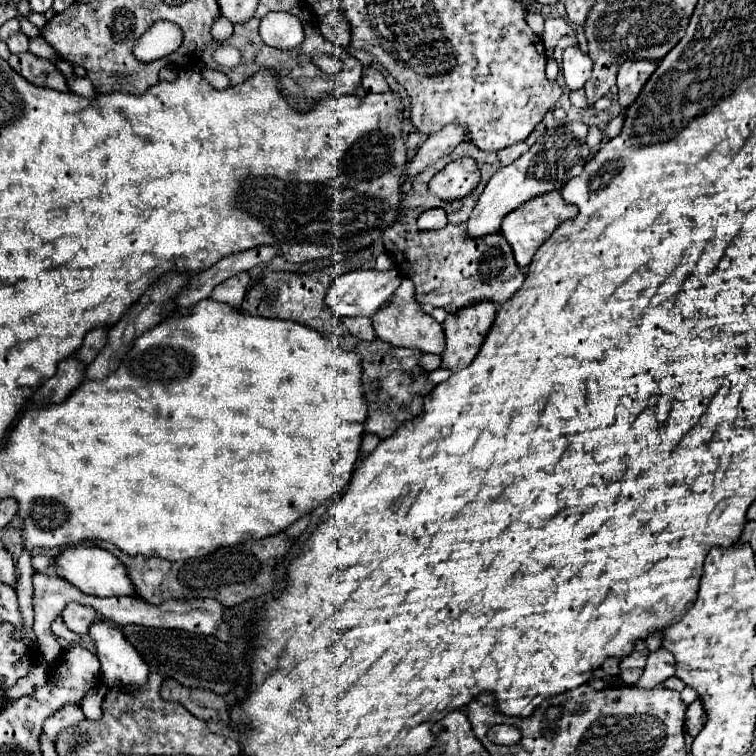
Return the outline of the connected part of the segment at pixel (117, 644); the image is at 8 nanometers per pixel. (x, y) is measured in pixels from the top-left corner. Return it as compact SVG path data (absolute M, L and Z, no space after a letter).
M107 621L91 625L89 635L95 641L97 657L101 661L101 675L107 687L125 689L141 687L149 679L147 663L139 657L131 643L125 641L123 633Z

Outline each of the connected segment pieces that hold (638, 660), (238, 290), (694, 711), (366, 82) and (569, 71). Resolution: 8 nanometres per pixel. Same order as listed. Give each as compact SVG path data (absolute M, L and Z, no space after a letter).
M637 641L637 643L635 643L635 649L633 649L627 657L621 657L621 659L619 659L619 667L621 667L621 669L629 669L629 667L639 667L639 669L643 669L647 655L649 655L649 649L645 647L645 643L643 643L643 641Z
M239 273L239 275L233 275L229 277L227 281L219 283L211 295L211 299L215 301L221 301L221 303L227 303L231 307L239 307L243 297L245 297L245 291L247 291L247 285L249 285L249 273Z
M697 699L697 701L693 701L693 703L689 705L689 709L687 709L685 727L687 727L687 731L695 737L695 735L703 729L703 725L705 725L705 709L703 709L703 703Z
M365 67L363 69L363 77L361 77L361 87L365 89L365 93L389 93L389 85L383 77L381 71L373 69L373 67Z
M569 47L563 53L563 77L565 77L565 87L569 91L581 89L585 85L585 81L591 77L591 69L593 69L593 61L589 59L587 53Z

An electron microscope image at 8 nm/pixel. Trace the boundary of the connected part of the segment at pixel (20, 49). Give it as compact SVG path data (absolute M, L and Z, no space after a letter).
M19 31L7 39L7 45L9 45L11 53L25 53L25 51L29 51L29 37Z

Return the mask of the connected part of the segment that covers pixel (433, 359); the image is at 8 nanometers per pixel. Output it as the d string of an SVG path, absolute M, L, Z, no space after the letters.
M423 354L419 359L419 363L425 371L431 372L439 368L441 364L441 355Z

